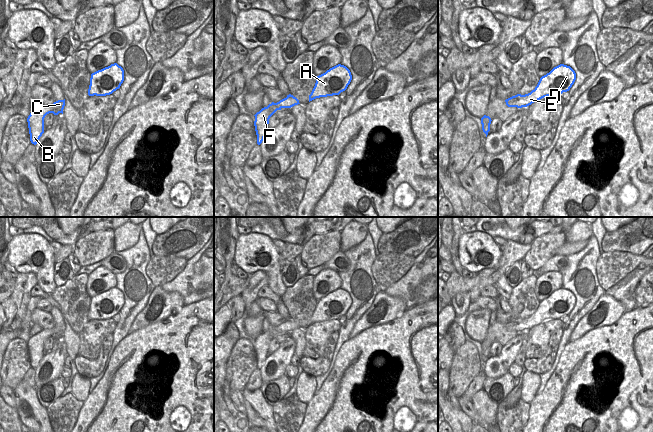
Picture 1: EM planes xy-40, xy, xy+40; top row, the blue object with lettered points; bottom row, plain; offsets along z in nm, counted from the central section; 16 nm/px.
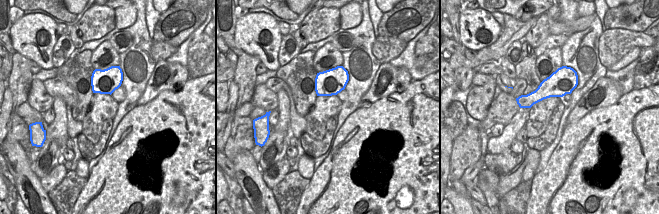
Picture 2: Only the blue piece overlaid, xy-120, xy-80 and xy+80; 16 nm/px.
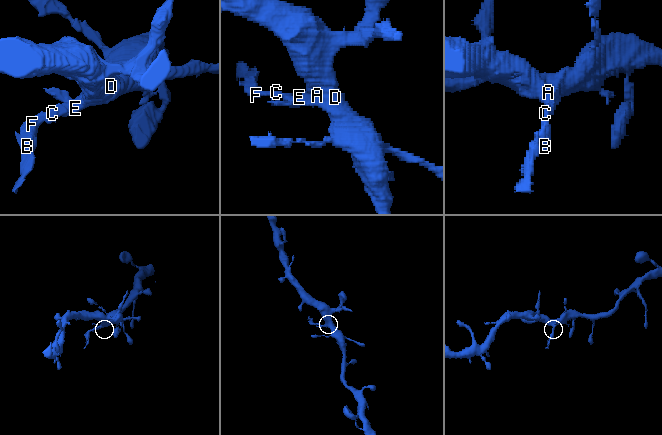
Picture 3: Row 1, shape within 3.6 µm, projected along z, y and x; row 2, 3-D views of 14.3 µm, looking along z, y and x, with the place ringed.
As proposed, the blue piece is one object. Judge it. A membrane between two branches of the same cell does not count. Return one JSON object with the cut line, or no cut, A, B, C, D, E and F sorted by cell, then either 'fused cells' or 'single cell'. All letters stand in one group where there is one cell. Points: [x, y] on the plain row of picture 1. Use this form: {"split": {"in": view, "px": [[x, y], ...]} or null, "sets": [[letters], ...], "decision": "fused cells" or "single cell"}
{"split": {"in": "xy", "px": [[287, 320], [292, 330]]}, "sets": [["A", "D", "E"], ["B", "C", "F"]], "decision": "fused cells"}

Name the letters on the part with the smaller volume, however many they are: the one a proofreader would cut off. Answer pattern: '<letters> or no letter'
B, C, F

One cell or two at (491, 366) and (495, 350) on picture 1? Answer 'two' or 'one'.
two

